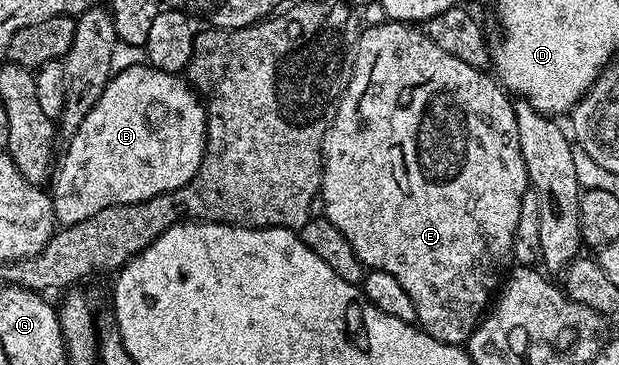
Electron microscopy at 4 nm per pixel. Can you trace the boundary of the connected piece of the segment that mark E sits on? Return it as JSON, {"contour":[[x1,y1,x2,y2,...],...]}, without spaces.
{"contour":[[380,20,377,26,359,31,344,93,340,96,340,105,336,107,336,115,324,137,324,174,320,178,318,198,321,203,324,201,323,217,334,224,342,236,346,236,360,263,368,270,390,272,390,276,394,276,394,280,406,288,410,300,414,300,416,322,420,329,434,336,434,340,451,346,464,346,485,317,494,291,505,277,504,265,512,258,518,212,522,208,522,196,528,189,530,183,526,160,522,160,522,148,518,144,514,102,509,91,491,73,475,70,470,64,458,60,458,56,442,52,442,48,438,48,438,44,434,44,434,40,430,40,423,29,407,22]]}

